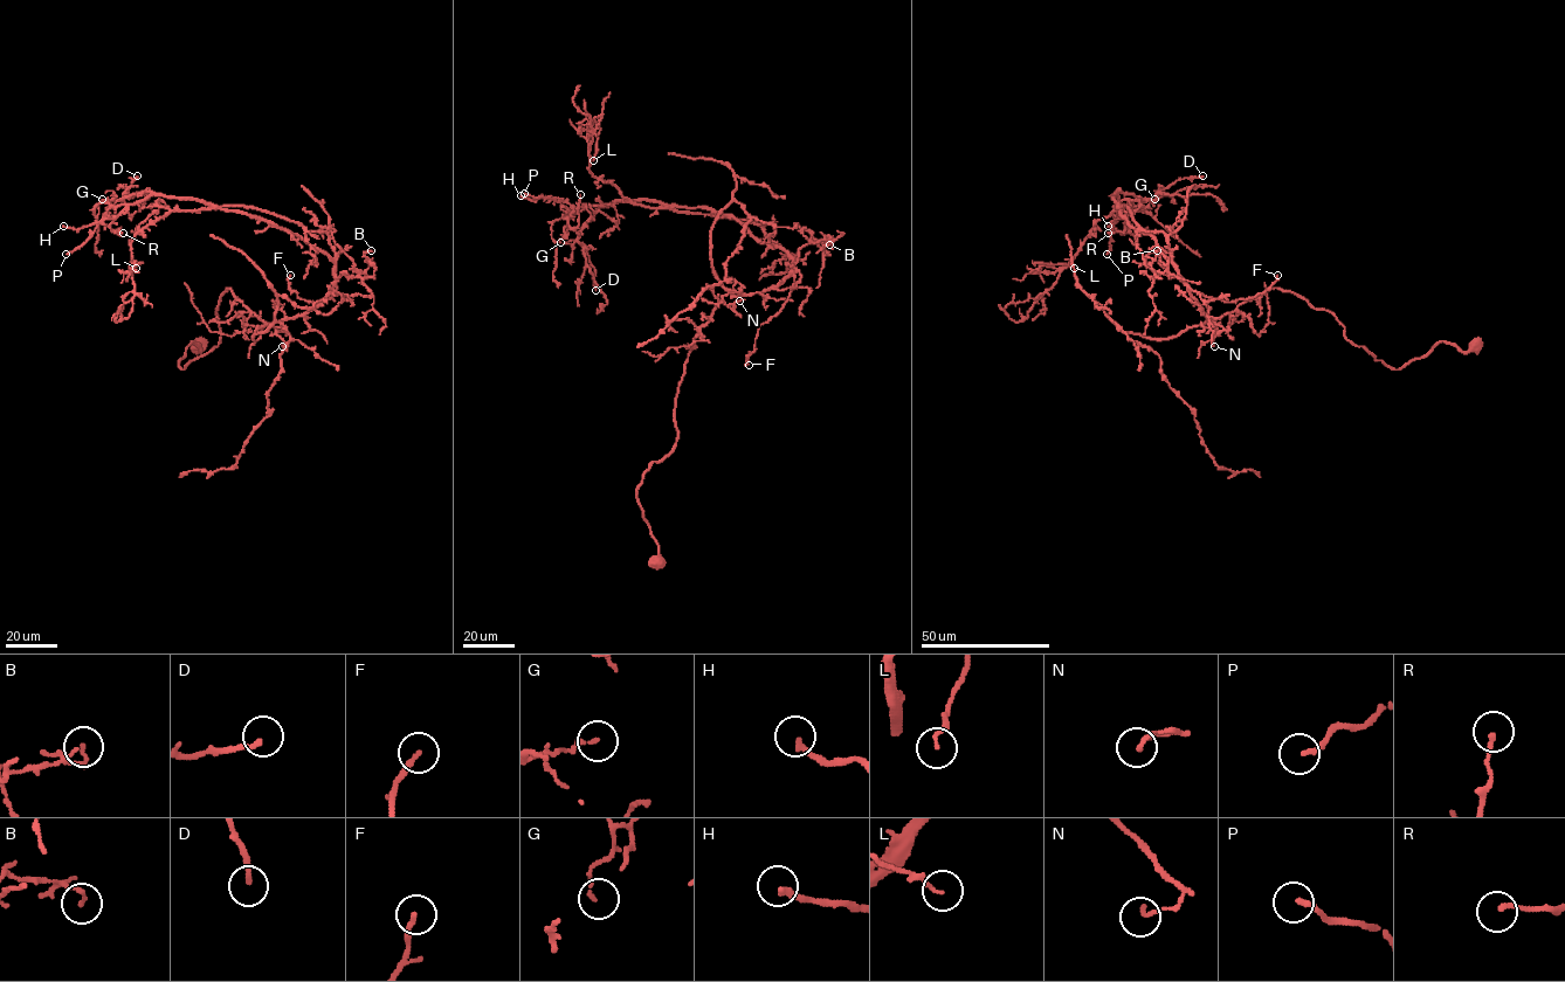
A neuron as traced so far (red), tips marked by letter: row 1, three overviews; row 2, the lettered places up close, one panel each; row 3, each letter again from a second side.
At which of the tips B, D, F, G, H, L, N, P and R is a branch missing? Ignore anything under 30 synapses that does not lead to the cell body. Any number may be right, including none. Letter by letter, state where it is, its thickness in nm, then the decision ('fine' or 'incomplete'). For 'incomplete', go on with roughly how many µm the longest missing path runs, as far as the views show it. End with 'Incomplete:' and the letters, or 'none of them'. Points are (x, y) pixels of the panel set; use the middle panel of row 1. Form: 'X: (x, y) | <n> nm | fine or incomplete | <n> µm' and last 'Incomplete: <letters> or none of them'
B: (829, 244) | 140 nm | fine
D: (595, 290) | 180 nm | fine
F: (749, 365) | 180 nm | fine
G: (560, 242) | 140 nm | fine
H: (521, 195) | 240 nm | incomplete | 40 µm
L: (593, 160) | 120 nm | fine
N: (739, 301) | 140 nm | fine
P: (524, 193) | 190 nm | incomplete | 30 µm
R: (580, 194) | 180 nm | fine
Incomplete: H, P

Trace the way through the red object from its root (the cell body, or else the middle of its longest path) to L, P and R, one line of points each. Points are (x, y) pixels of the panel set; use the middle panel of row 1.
L: (656, 561), (636, 490), (695, 337), (792, 258), (632, 203), (588, 171), (595, 122), (593, 160)
P: (656, 561), (636, 490), (676, 443), (695, 337), (792, 258), (708, 208), (524, 193)
R: (656, 561), (636, 490), (676, 443), (695, 337), (792, 258), (652, 200), (572, 228), (580, 194)

